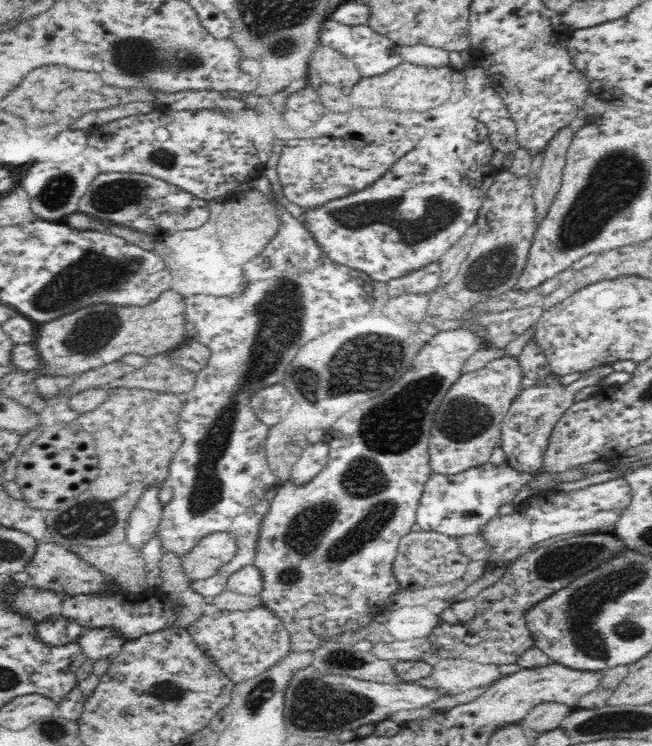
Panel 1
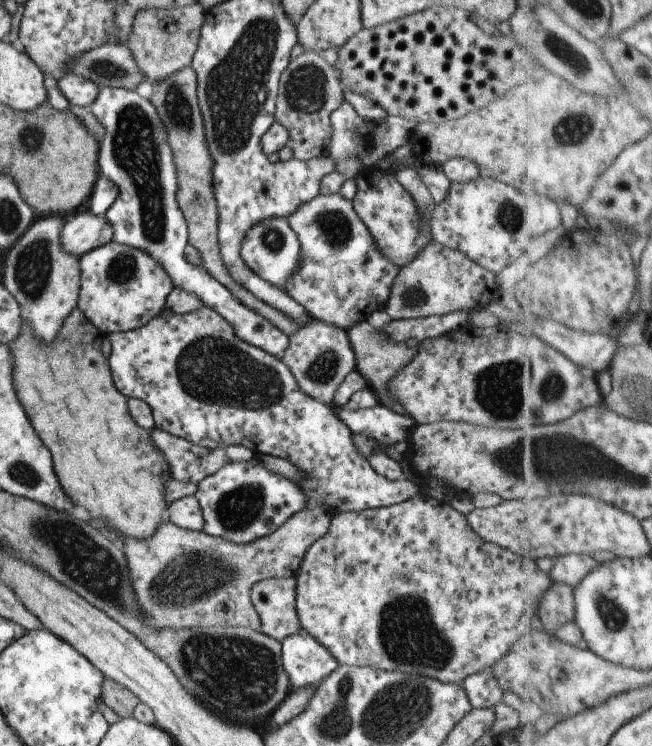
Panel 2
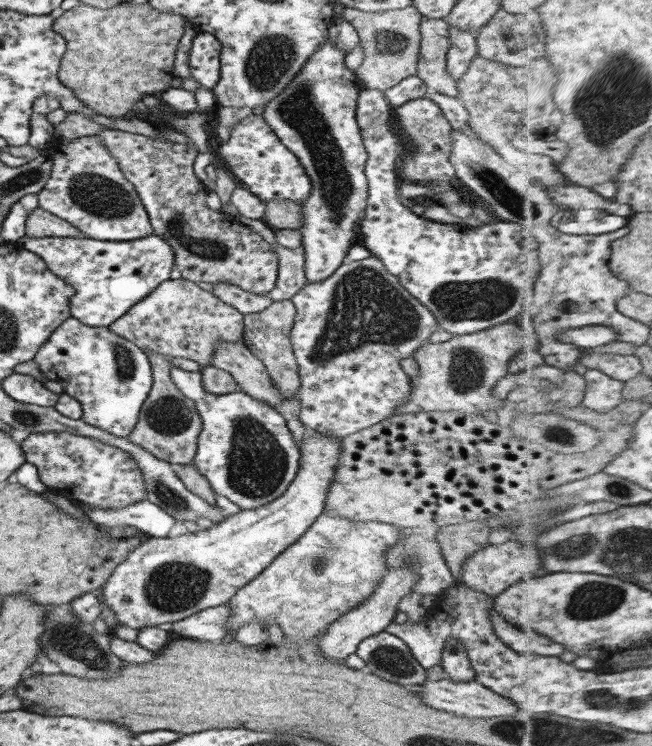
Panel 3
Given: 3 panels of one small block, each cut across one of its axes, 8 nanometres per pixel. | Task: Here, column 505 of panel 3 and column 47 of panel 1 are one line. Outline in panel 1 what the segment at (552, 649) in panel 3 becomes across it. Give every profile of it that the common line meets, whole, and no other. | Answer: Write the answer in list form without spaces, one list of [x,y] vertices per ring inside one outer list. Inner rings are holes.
[[[64,617],[50,618],[36,626],[40,641],[53,647],[59,647],[74,642],[80,636],[83,627],[76,621]]]

